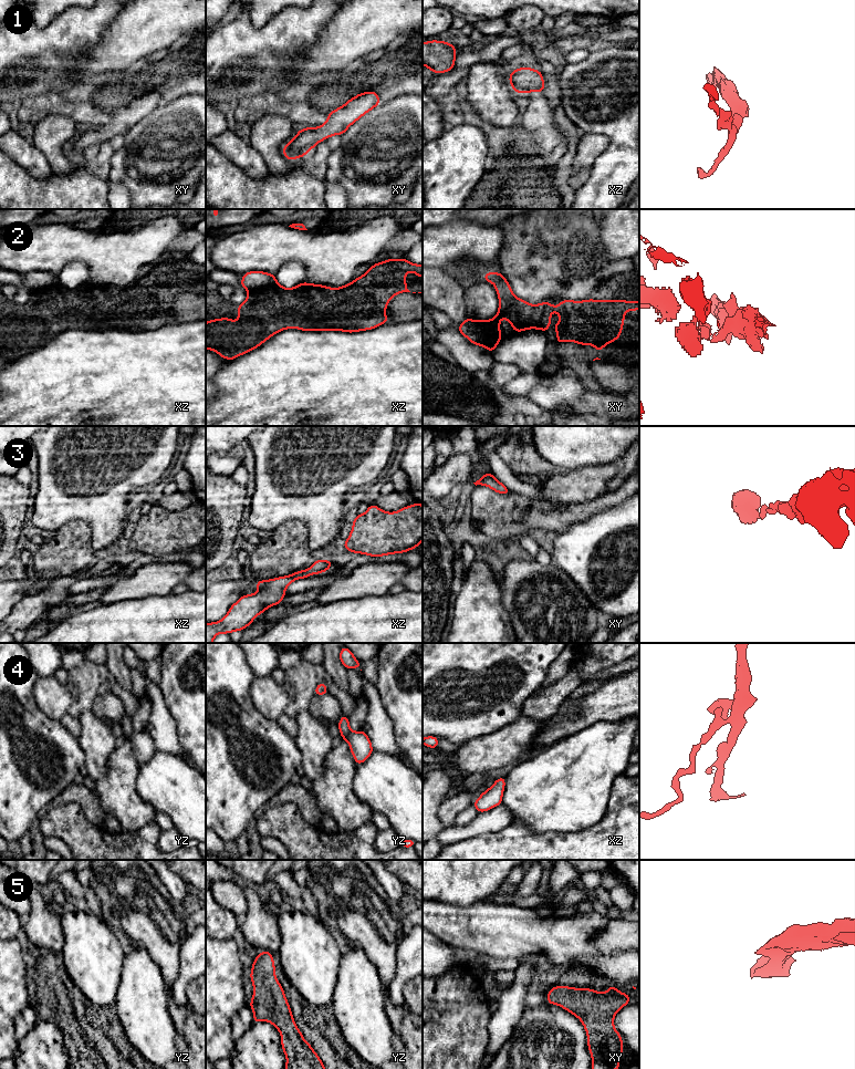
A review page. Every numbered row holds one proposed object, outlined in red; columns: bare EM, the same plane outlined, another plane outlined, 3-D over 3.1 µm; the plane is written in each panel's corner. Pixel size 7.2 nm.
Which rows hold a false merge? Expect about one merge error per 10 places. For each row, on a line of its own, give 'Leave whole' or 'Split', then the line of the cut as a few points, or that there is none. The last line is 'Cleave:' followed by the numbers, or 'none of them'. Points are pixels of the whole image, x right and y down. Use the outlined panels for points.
1: Leave whole. No split
2: Split. Split along xz (275, 281), (252, 288), (249, 291)
3: Leave whole. No split
4: Leave whole. No split
5: Leave whole. No split
Cleave: 2

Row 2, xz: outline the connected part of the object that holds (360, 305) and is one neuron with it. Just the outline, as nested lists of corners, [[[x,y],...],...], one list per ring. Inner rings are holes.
[[[390,258],[373,264],[363,276],[336,289],[307,282],[290,289],[278,282],[252,289],[246,301],[238,304],[237,323],[229,318],[206,322],[206,349],[232,361],[286,329],[348,333],[375,329],[388,322],[385,311],[390,299],[398,293],[410,292],[405,281],[408,271],[423,278],[423,264],[415,264],[405,258]]]

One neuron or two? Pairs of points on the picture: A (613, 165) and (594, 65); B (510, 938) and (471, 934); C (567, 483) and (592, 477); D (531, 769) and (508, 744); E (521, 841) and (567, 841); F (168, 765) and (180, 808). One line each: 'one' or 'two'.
A: one
B: one
C: one
D: two
E: one
F: one

